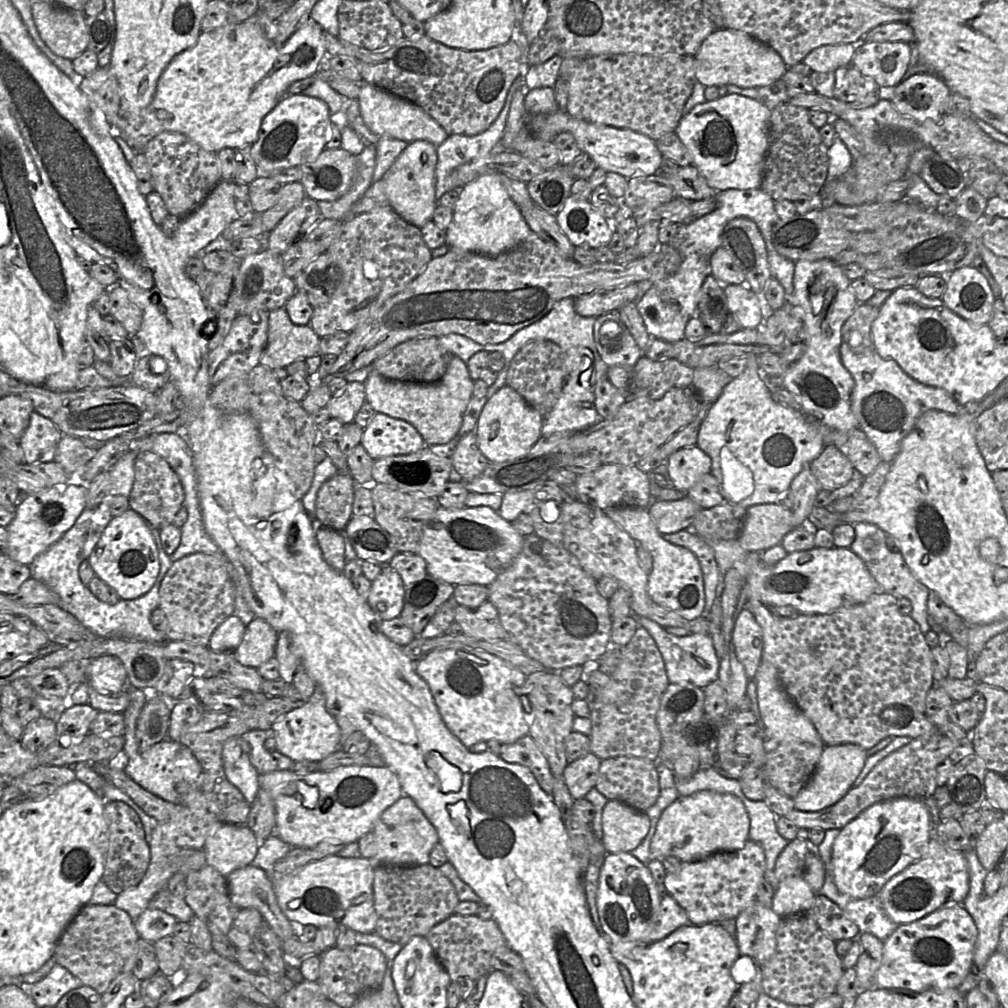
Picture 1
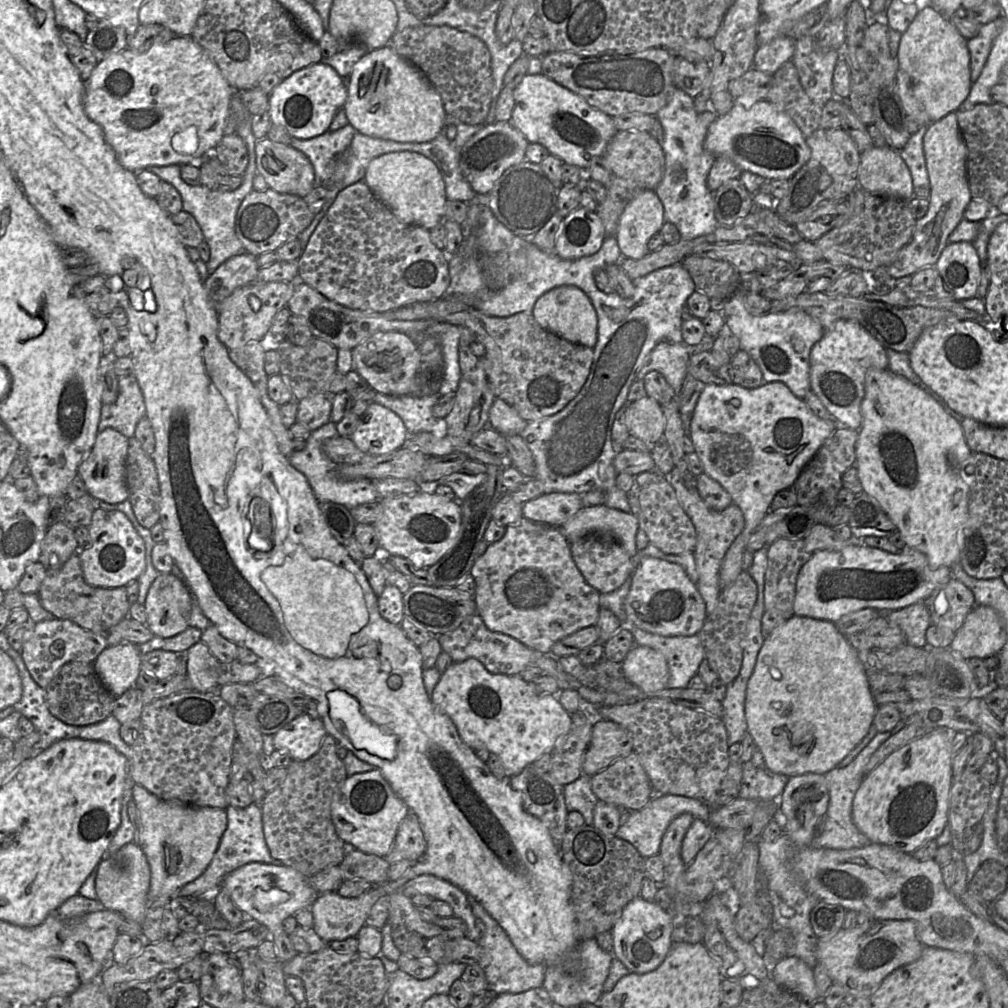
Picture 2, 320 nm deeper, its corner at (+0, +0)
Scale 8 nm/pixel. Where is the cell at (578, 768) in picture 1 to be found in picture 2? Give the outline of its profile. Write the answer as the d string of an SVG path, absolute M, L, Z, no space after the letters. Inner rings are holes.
M597 718L592 725L592 736L585 752L582 773L588 777L633 752L631 734L621 725Z

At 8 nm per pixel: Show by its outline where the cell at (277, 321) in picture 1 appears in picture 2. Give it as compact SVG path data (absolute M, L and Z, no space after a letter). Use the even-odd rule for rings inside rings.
M372 403L359 417L358 425L349 437L366 455L384 455L404 447L408 431L402 419L384 406Z

